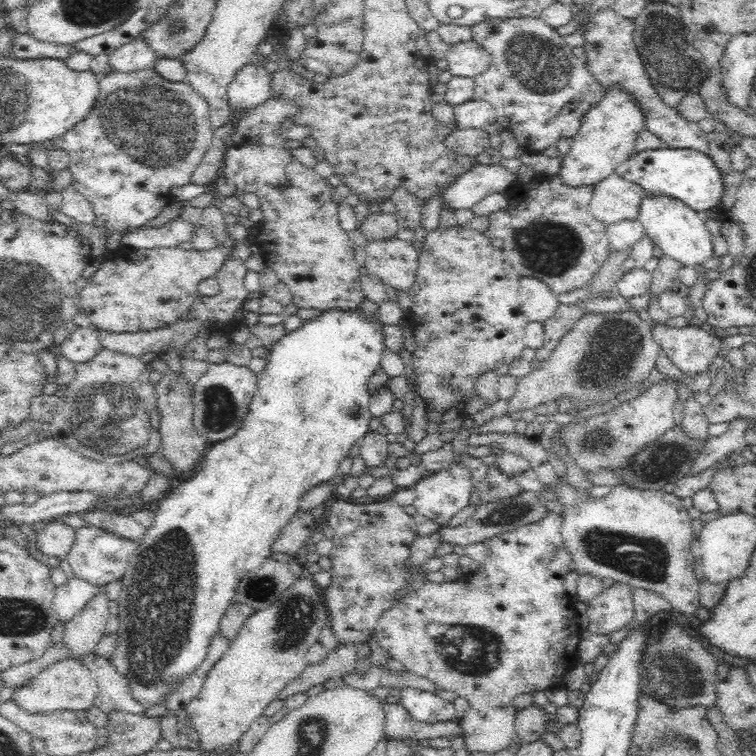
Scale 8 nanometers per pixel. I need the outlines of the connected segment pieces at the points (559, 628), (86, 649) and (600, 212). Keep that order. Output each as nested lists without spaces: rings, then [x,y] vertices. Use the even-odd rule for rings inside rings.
[[[551,512],[543,520],[538,520],[534,524],[527,524],[513,531],[503,532],[489,539],[484,539],[482,543],[487,548],[488,556],[484,559],[483,563],[479,564],[480,568],[475,573],[466,574],[463,578],[442,584],[434,584],[428,581],[416,587],[413,592],[399,598],[396,604],[390,606],[386,612],[382,612],[382,616],[378,619],[374,635],[378,644],[384,651],[388,652],[391,658],[404,664],[411,673],[427,678],[438,685],[438,688],[450,690],[456,696],[462,697],[470,703],[466,714],[458,722],[464,732],[463,740],[469,754],[475,752],[495,753],[512,745],[516,745],[518,748],[523,746],[515,732],[516,714],[513,711],[512,700],[519,694],[530,694],[561,687],[564,674],[579,663],[577,646],[581,631],[588,630],[592,634],[608,635],[610,632],[614,632],[614,630],[620,630],[620,628],[634,623],[635,614],[633,611],[632,588],[626,584],[615,583],[612,587],[603,590],[596,598],[588,602],[576,600],[566,592],[564,576],[573,571],[573,569],[572,555],[564,547],[562,533],[560,533],[562,521],[563,516]]]
[[[98,592],[74,618],[64,623],[62,640],[72,658],[92,653],[104,636],[105,624],[111,615],[109,601],[104,593]]]
[[[615,172],[594,186],[590,214],[604,224],[634,220],[638,216],[643,190]]]

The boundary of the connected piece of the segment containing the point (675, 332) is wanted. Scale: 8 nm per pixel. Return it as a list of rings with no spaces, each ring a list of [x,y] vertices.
[[[656,322],[651,331],[656,344],[661,346],[663,354],[682,372],[691,375],[713,370],[714,363],[712,362],[720,354],[721,338],[710,334],[703,326],[694,327],[688,325],[687,327],[675,328],[666,325],[665,322]]]

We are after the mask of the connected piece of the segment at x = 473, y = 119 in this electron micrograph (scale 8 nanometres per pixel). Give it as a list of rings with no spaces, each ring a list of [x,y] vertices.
[[[470,100],[453,107],[455,129],[485,129],[498,119],[494,108],[482,100]]]

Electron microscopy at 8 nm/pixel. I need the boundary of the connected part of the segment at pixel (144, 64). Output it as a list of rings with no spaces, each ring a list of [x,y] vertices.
[[[134,39],[109,54],[109,66],[116,72],[134,72],[153,68],[158,57],[150,45],[142,39]]]

